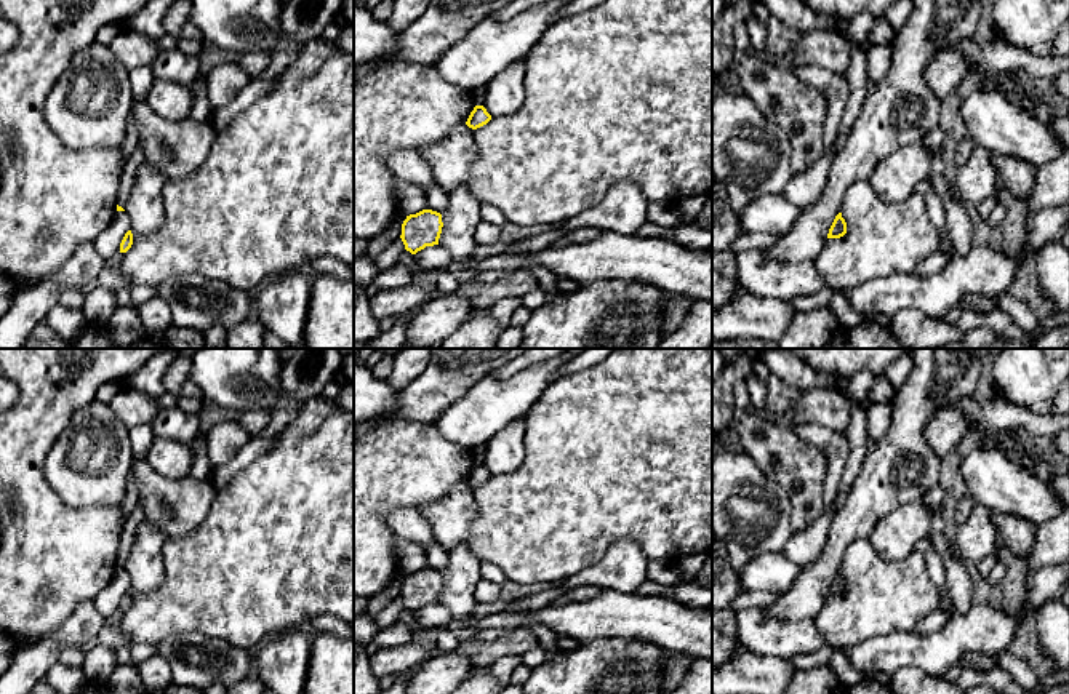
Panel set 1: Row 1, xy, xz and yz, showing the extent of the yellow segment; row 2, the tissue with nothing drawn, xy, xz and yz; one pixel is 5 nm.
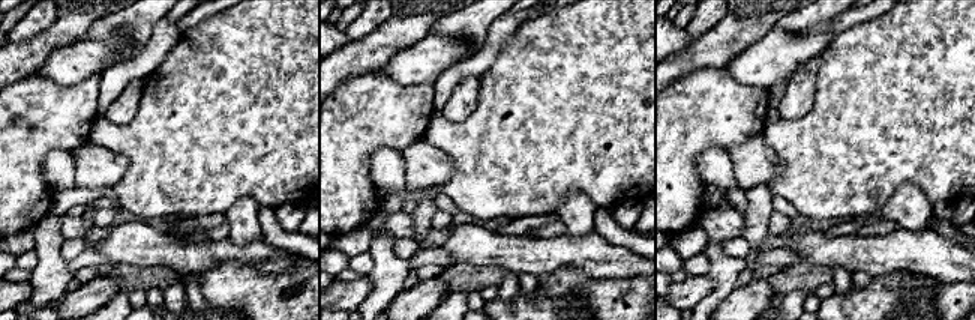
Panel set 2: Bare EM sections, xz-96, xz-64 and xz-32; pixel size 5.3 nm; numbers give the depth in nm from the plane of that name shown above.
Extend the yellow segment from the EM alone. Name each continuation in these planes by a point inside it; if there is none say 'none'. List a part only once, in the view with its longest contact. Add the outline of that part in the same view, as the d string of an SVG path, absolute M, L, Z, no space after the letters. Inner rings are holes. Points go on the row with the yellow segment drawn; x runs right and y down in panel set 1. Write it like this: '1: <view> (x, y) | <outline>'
none

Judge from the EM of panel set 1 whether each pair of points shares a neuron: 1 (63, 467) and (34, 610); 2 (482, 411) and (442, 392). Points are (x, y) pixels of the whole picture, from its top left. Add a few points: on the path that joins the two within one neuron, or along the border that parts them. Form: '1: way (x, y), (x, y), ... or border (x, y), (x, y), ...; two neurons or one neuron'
1: border (44, 459), (44, 478), (66, 504), (93, 507); two neurons
2: border (487, 376), (477, 381), (432, 422); two neurons

